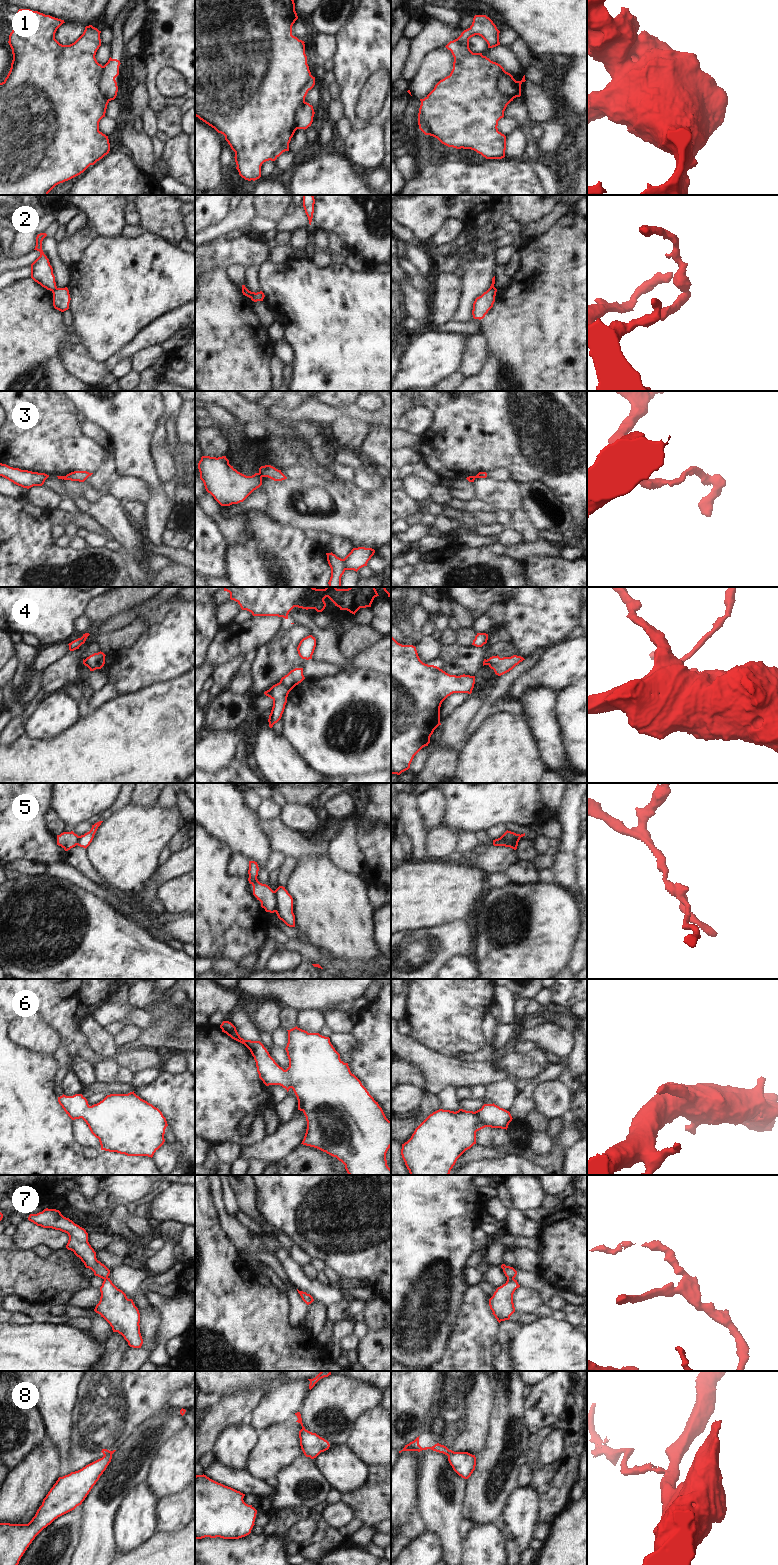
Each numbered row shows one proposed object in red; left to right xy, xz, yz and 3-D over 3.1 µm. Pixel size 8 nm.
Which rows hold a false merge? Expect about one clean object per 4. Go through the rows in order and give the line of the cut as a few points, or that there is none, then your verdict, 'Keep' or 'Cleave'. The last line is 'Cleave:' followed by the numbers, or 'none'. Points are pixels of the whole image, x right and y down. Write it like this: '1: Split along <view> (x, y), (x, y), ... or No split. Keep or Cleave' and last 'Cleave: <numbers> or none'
1: Split along yz (504, 71), (498, 80), (498, 90), (512, 99). Cleave
2: Split along xz (249, 291), (251, 297). Cleave
3: Split along xz (258, 473), (262, 476). Cleave
4: Split along xz (279, 682), (290, 690). Cleave
5: Split along xz (273, 891), (275, 911). Cleave
6: No split. Keep
7: No split. Keep
8: Split along xz (304, 1428), (299, 1433). Cleave
Cleave: 1, 2, 3, 4, 5, 8.

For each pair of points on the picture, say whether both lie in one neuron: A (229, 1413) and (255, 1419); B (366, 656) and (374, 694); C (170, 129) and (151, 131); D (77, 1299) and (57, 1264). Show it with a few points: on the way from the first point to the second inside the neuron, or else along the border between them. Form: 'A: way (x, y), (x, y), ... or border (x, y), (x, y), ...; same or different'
A: border (261, 1397), (246, 1421); different
B: border (355, 668), (370, 669), (380, 673); different
C: border (155, 114), (158, 130); different
D: border (87, 1286), (74, 1294); different

